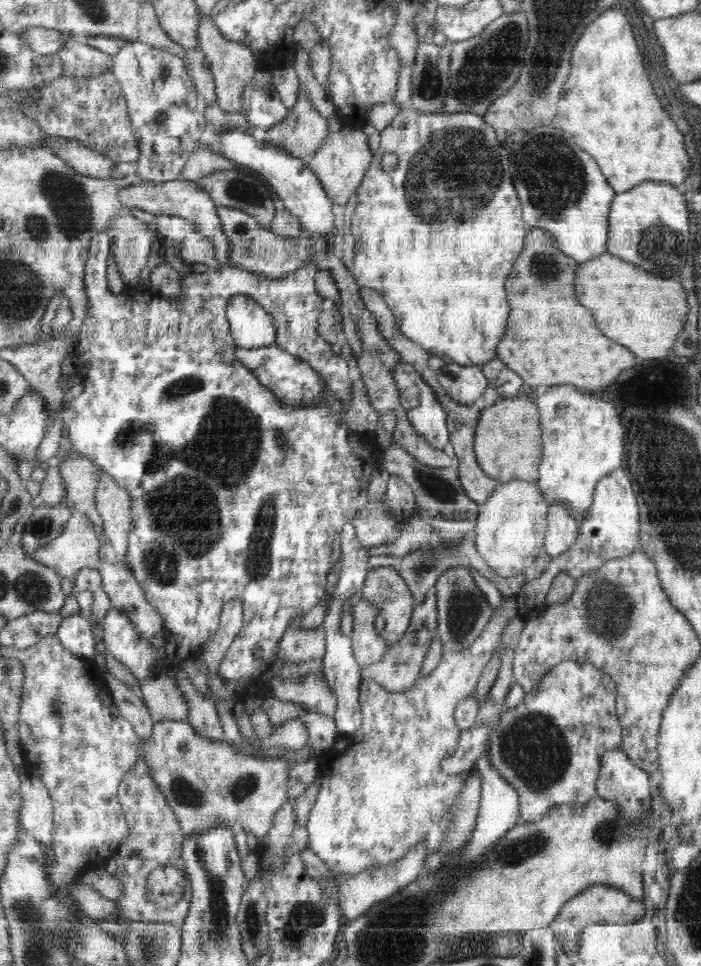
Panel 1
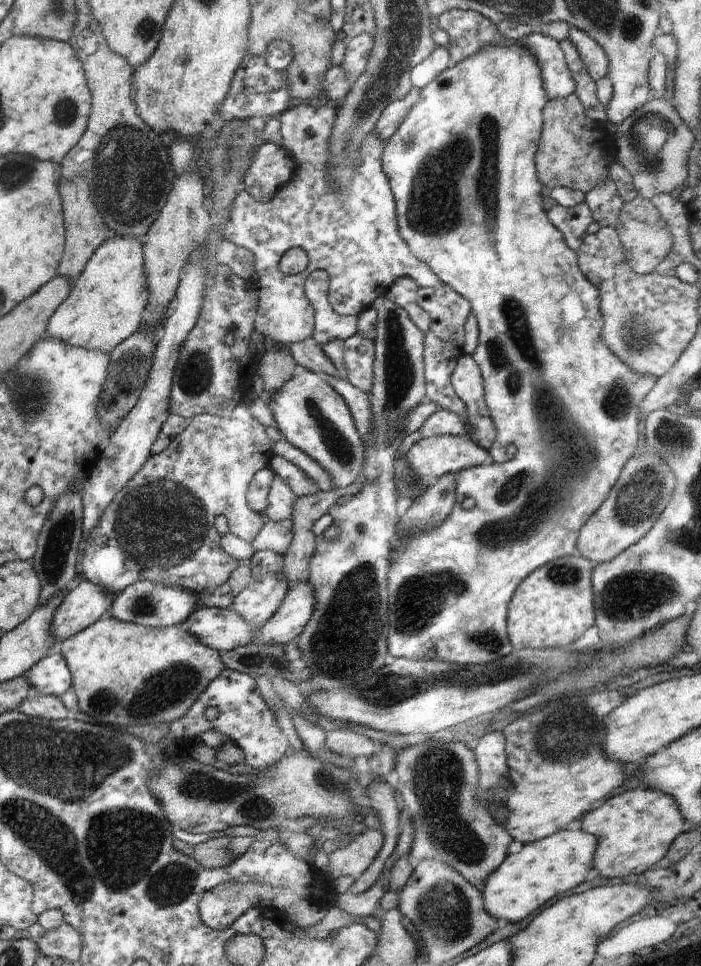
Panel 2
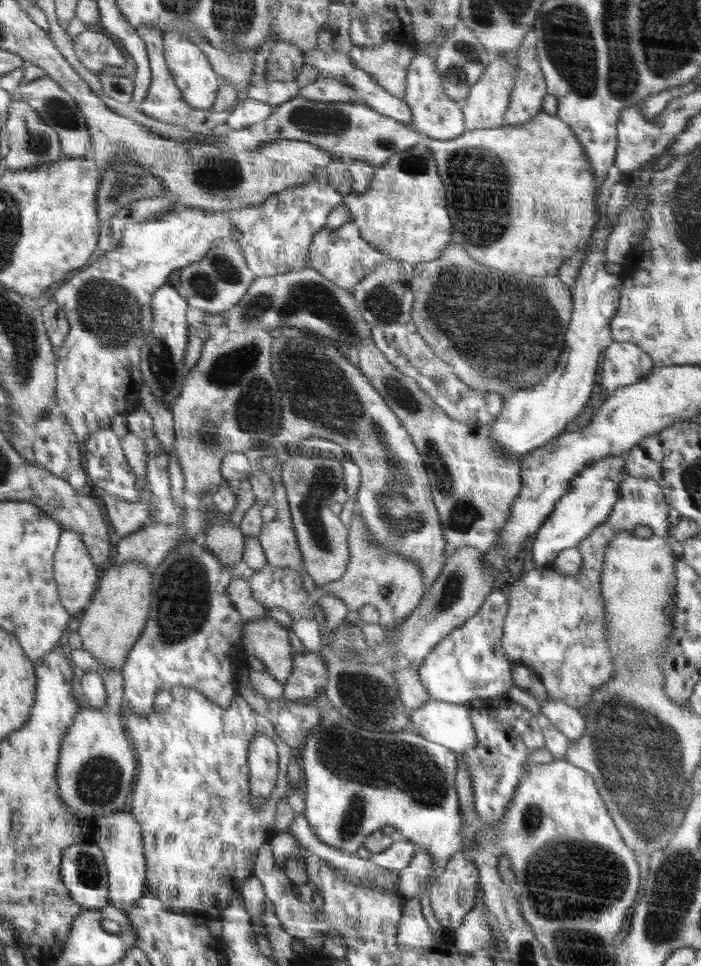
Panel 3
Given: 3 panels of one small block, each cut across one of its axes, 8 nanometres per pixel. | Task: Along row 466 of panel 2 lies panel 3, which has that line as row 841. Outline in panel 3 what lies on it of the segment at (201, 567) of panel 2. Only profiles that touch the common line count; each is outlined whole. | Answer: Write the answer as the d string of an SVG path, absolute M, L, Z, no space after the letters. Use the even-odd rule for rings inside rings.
M186 686L174 687L170 690L172 695L172 704L168 708L164 708L162 712L154 711L149 715L136 714L128 711L124 716L124 726L128 727L129 738L137 747L140 762L137 774L137 782L134 785L133 797L128 805L130 814L134 814L134 818L142 818L142 826L146 826L146 891L151 892L160 902L176 912L186 912L186 909L196 909L196 915L208 922L213 919L220 920L223 917L223 911L228 907L231 898L234 894L239 893L242 883L250 878L255 871L255 860L258 849L263 842L270 841L278 832L275 830L275 812L277 809L278 800L287 797L290 792L290 784L288 776L286 776L288 762L292 759L293 749L288 746L280 737L279 733L272 724L272 721L265 716L258 714L248 706L240 695L233 698L230 706L222 707L214 705L210 698L206 698L205 694L198 693L194 690L188 690ZM256 733L267 734L277 746L277 752L280 754L280 774L277 775L277 784L274 791L271 791L271 796L261 804L261 808L253 808L249 801L249 765L247 762L247 750L249 742L255 737Z

